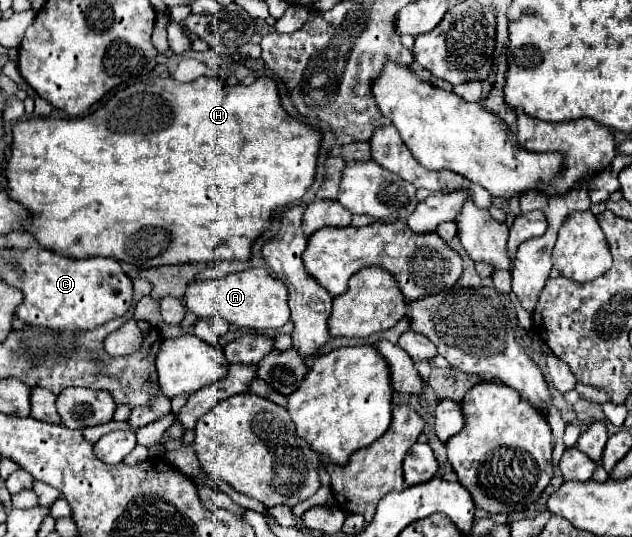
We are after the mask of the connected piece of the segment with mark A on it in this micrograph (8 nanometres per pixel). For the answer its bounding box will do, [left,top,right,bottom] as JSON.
[185,269,289,329]

